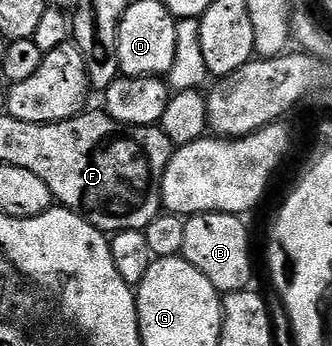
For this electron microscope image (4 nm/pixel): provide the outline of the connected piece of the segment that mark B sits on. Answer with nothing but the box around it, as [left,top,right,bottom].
[181,213,254,295]

